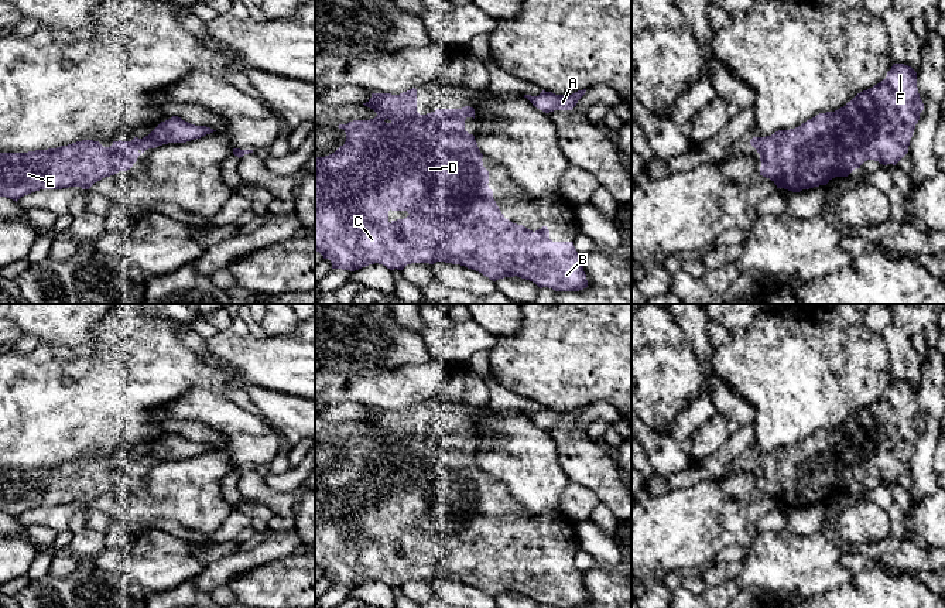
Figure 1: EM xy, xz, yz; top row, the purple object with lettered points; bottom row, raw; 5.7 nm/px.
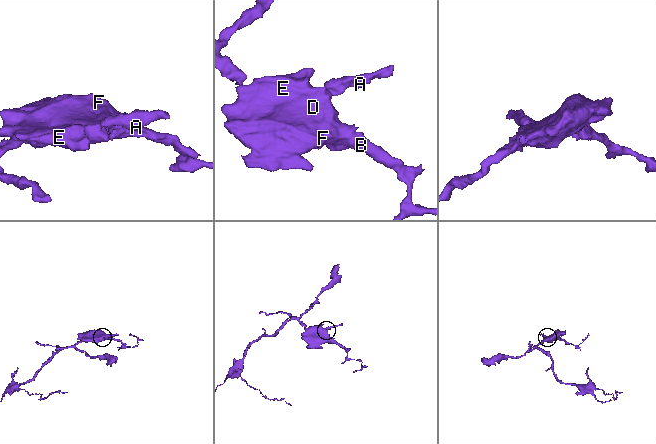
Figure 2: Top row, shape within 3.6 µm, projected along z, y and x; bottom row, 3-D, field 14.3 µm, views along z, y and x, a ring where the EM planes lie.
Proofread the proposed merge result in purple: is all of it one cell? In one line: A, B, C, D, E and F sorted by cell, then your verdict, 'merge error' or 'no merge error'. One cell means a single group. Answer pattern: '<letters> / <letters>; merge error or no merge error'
A B C D E F; no merge error

